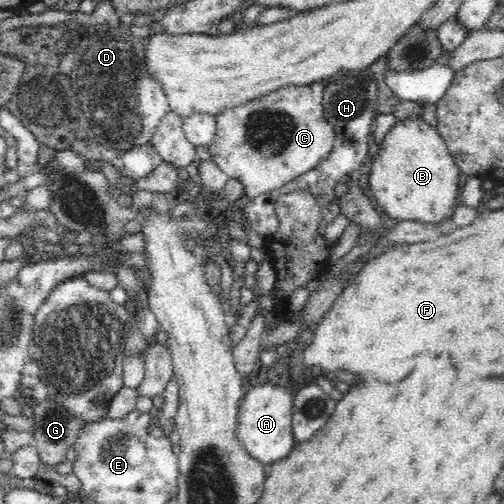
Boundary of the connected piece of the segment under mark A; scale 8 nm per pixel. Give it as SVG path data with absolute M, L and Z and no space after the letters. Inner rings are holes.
M262 383L256 387L247 386L245 396L241 402L238 414L238 440L243 444L243 449L262 464L272 464L286 458L292 448L298 443L293 434L293 400L292 394L286 387Z

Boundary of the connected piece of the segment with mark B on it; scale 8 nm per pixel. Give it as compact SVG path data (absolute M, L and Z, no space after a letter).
M421 117L404 118L398 121L386 134L383 143L378 148L378 154L372 158L369 173L369 185L374 200L392 220L415 220L422 224L440 224L448 220L456 210L460 194L461 170L450 155L447 144L437 131L437 127L428 124Z

